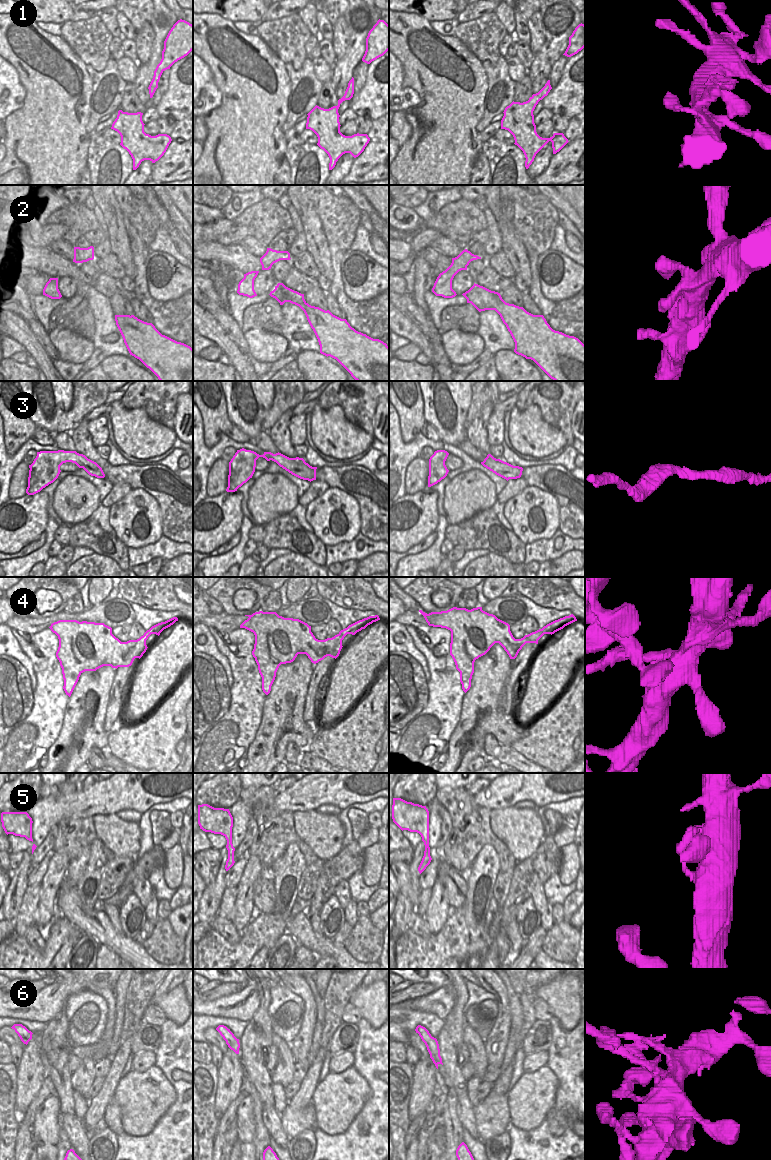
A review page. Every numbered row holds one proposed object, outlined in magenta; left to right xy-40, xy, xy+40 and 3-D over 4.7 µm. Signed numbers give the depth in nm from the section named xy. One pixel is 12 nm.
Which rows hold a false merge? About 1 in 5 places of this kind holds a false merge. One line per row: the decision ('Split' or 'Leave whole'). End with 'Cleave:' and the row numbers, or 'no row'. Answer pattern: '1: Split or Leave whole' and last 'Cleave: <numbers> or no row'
1: Leave whole
2: Leave whole
3: Leave whole
4: Split
5: Leave whole
6: Split
Cleave: 4, 6

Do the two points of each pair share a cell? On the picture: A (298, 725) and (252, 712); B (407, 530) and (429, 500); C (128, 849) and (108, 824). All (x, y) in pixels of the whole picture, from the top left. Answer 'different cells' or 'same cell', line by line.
A: different cells
B: same cell
C: same cell

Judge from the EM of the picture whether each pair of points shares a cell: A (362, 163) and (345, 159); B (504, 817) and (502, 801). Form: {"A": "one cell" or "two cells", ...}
{"A": "two cells", "B": "two cells"}

